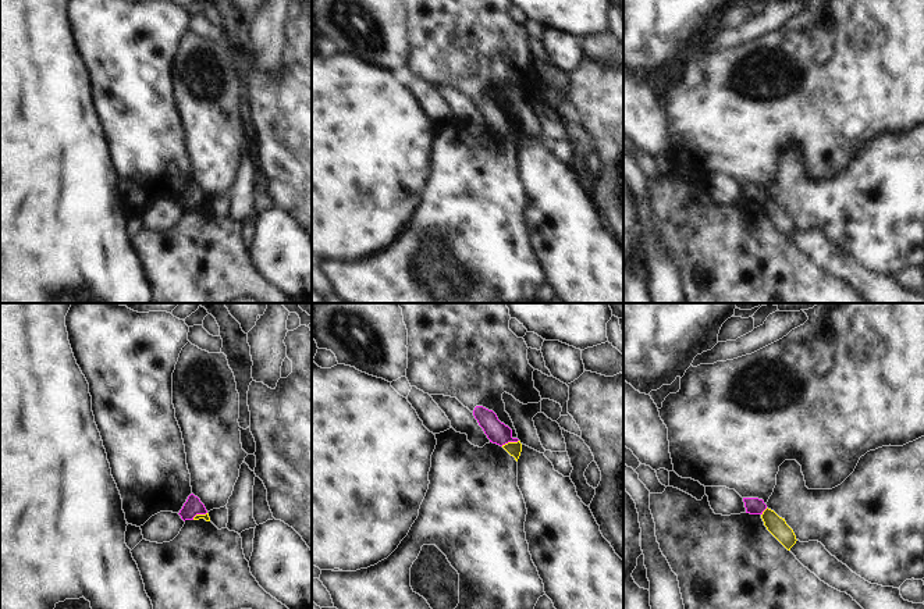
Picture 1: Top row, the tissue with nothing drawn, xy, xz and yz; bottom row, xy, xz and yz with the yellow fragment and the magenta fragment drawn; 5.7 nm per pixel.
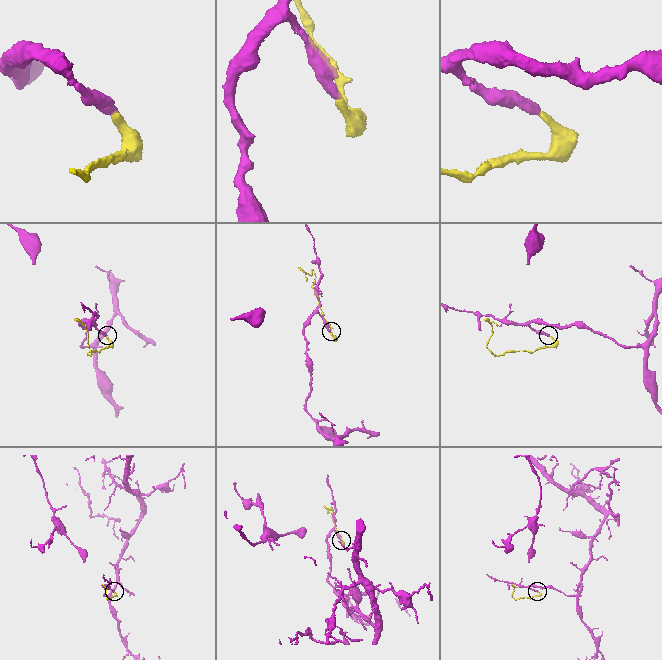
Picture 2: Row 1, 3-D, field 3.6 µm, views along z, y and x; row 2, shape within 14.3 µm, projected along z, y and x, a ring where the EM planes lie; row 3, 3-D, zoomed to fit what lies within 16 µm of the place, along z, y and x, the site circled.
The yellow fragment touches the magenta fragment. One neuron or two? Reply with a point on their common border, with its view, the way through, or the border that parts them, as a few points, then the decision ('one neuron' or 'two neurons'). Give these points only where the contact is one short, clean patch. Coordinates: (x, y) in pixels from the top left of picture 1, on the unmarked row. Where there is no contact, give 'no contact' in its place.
meets yellow in xz at (510, 131); border along xz (518, 128), (501, 134); two neurons

